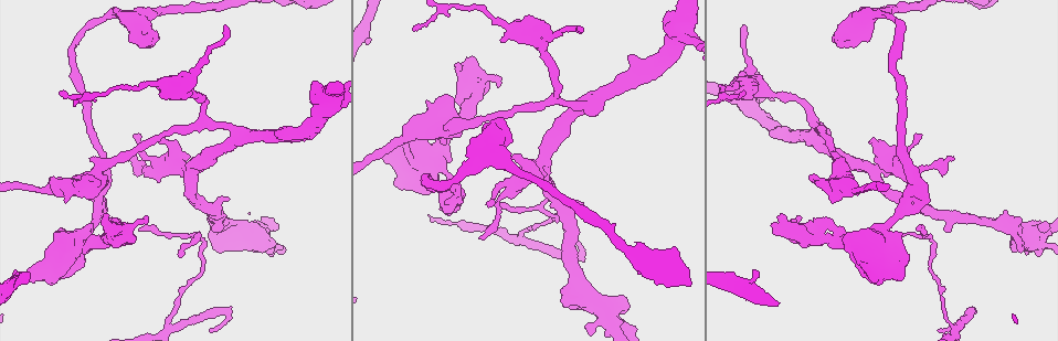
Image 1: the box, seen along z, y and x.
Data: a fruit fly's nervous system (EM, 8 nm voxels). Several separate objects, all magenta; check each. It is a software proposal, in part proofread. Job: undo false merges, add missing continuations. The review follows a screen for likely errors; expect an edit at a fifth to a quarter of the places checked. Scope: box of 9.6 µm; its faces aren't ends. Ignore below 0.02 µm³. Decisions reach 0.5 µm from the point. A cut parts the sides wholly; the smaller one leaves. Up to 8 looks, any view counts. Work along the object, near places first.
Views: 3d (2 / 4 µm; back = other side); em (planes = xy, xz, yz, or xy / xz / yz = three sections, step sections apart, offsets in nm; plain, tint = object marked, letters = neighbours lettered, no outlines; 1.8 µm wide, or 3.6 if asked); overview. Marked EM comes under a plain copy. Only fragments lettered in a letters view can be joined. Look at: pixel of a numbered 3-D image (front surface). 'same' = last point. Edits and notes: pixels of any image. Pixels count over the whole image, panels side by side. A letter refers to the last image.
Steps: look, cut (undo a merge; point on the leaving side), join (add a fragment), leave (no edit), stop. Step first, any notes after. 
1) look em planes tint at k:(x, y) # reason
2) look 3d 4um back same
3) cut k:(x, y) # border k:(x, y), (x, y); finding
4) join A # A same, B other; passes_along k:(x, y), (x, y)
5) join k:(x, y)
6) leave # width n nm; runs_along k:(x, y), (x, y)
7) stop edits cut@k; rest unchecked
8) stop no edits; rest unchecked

look 3d 4um at 1:(839, 243) # branch point

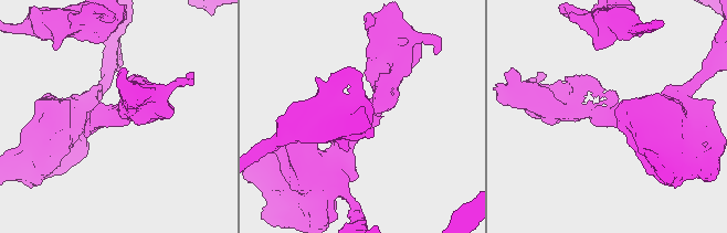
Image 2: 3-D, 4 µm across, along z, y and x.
look em planes letters at 2:(115, 113) # shape alone is not enough

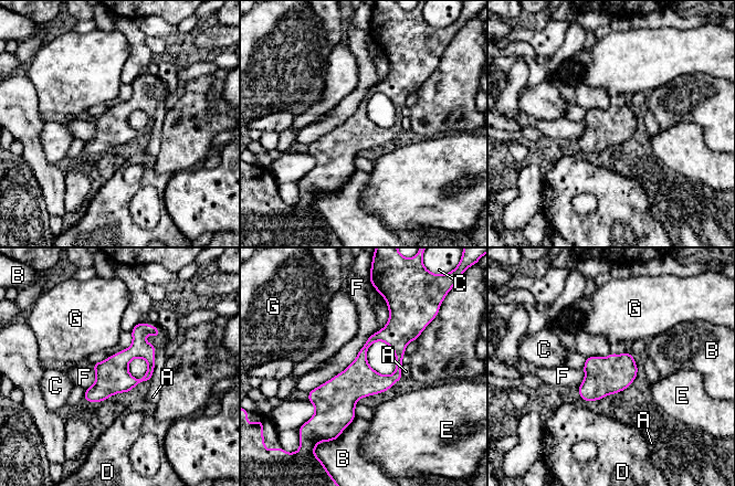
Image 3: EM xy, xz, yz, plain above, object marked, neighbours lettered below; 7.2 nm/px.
leave # A other, B other, C other, D other, E other, F other, G other; border 3:(382, 328), (340, 372), (308, 392); all the same cell

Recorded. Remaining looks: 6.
look 3d 4um at 1:(100, 213) # an open end

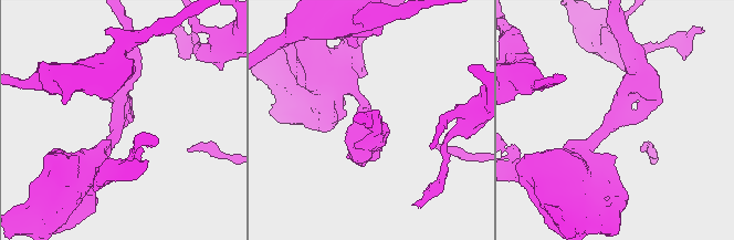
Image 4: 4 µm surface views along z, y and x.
look em 3.6um planes letters at 4:(125, 123)

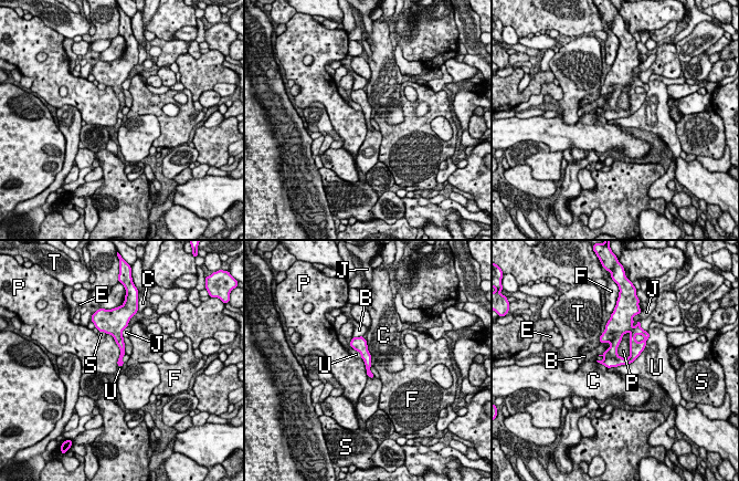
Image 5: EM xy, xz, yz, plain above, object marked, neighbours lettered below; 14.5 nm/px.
leave # B other, C other, E other, F other, J other, P other, S other, T other, U other; border 5:(646, 342), (632, 362), (609, 368); no lettered fragment goes on from it

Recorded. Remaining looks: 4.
look 3d 2um at 1:(545, 157) # three-way junction

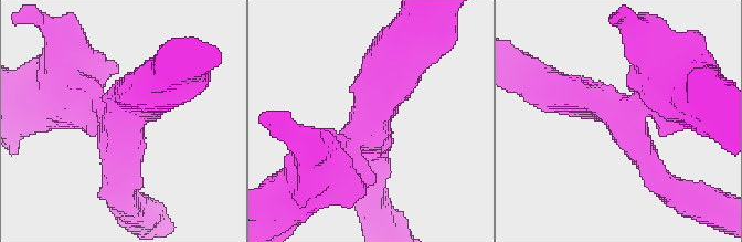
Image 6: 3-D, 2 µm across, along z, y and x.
look em xz step 8 letters at 6:(625, 128) # arms 3; arm_widths 260, 340, 420 nm; now the EM

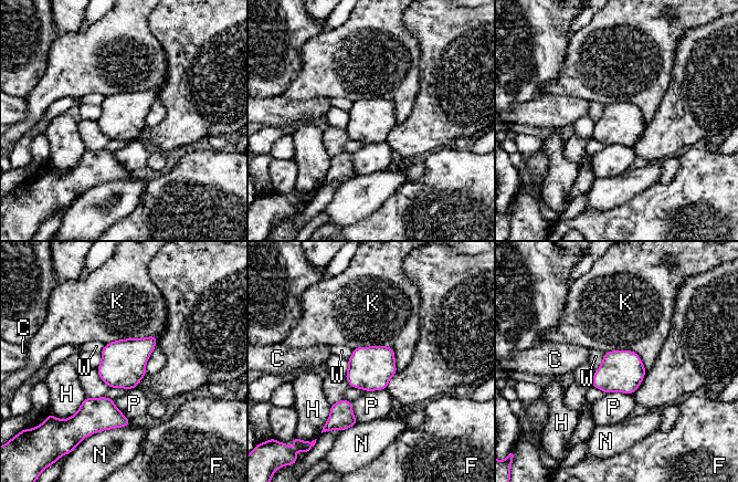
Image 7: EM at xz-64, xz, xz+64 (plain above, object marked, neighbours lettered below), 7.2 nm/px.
look em planes letters same # another direction

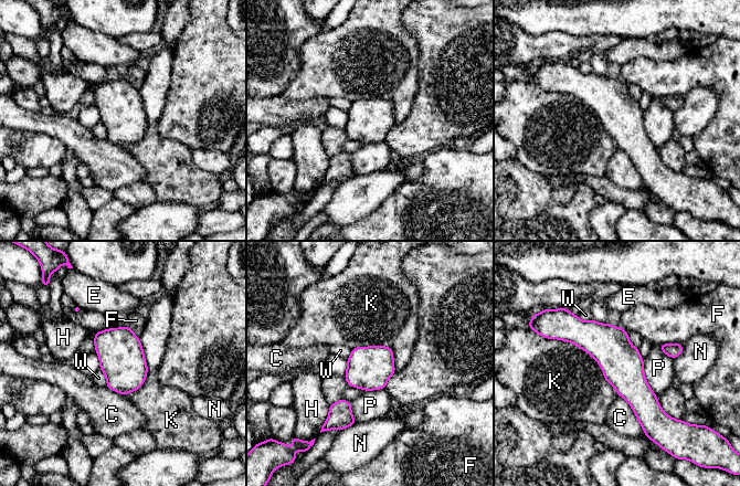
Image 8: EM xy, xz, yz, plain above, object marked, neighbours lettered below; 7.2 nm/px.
leave # longest_contact K 650 nm; C other, E other, F other, H other, K other, N other, P other, W other; runs_along 8:(561, 330), (583, 334), (662, 413); continuous, no second cell

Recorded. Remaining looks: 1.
stop no edits; rest unchecked

